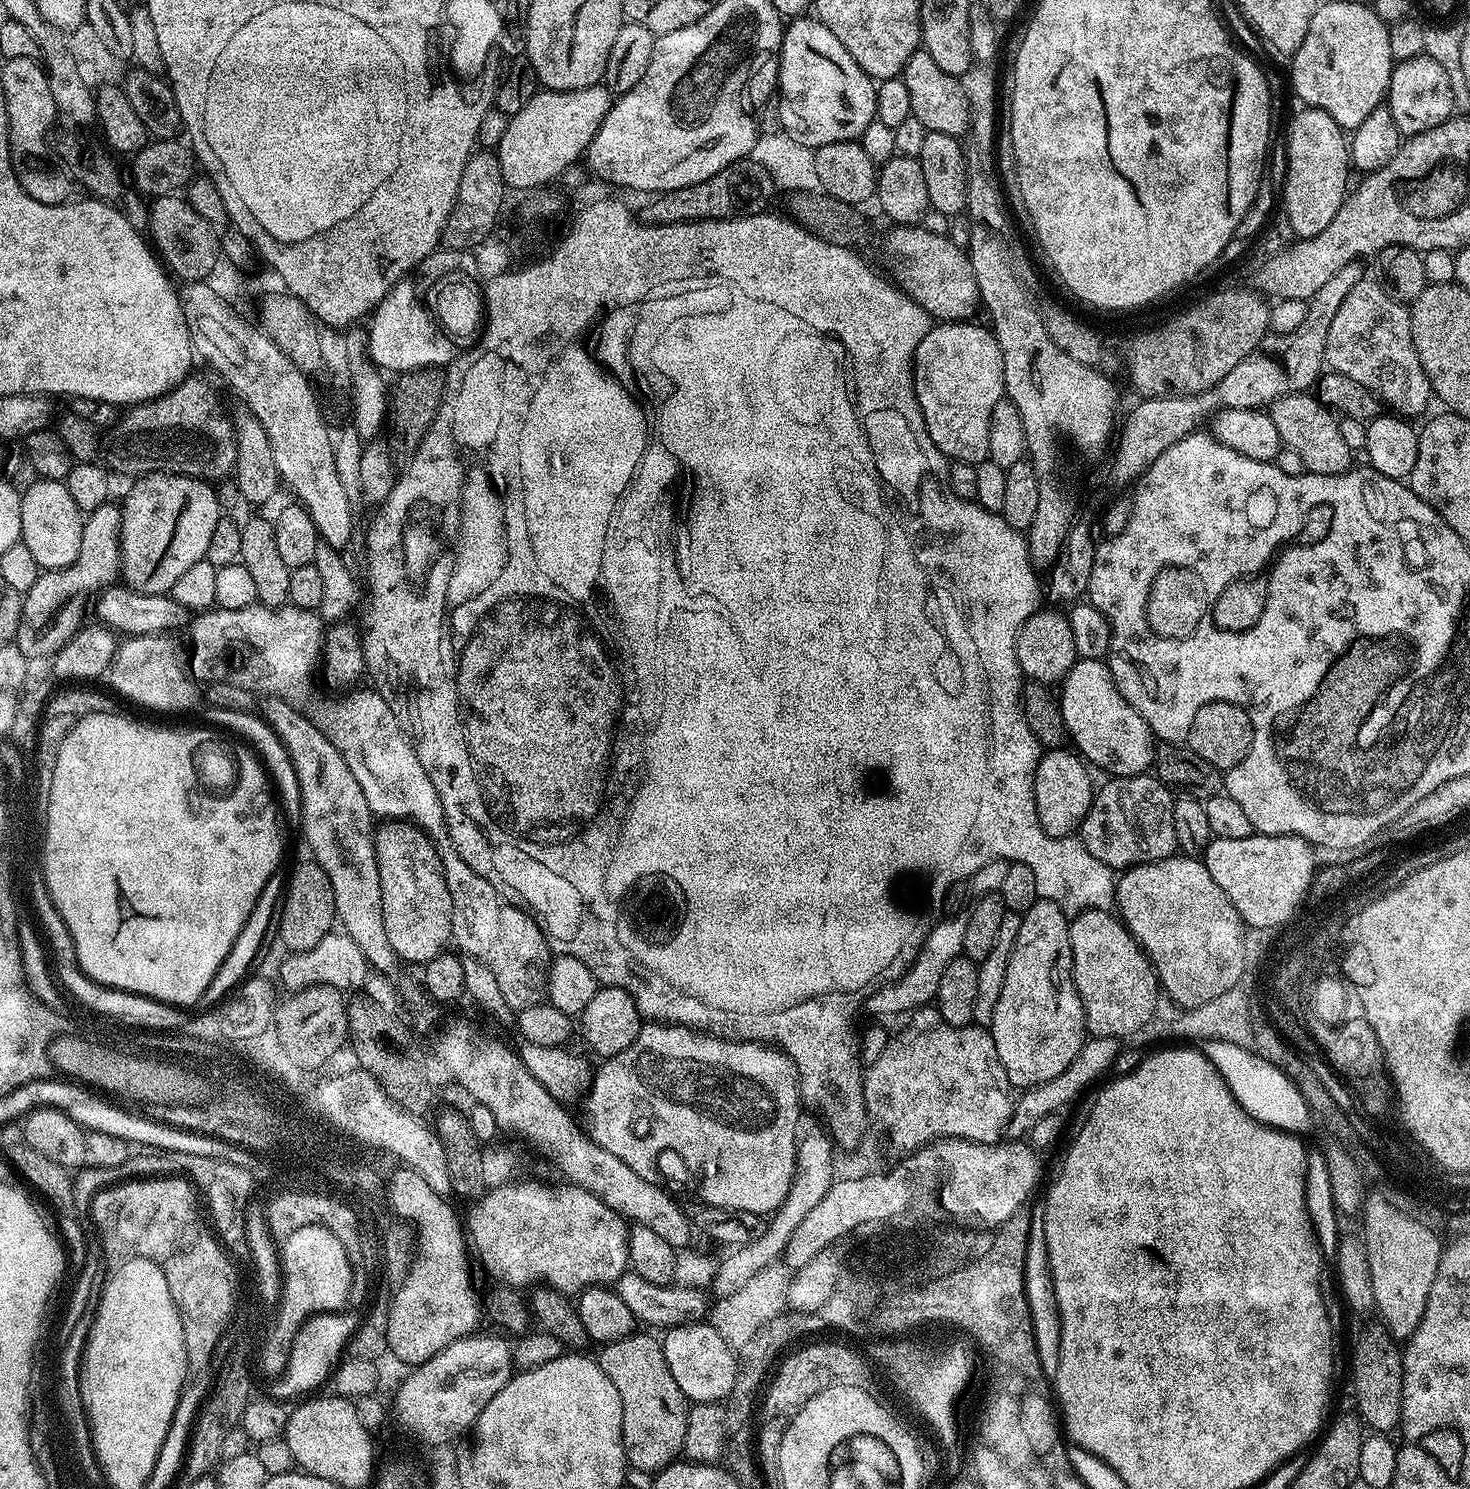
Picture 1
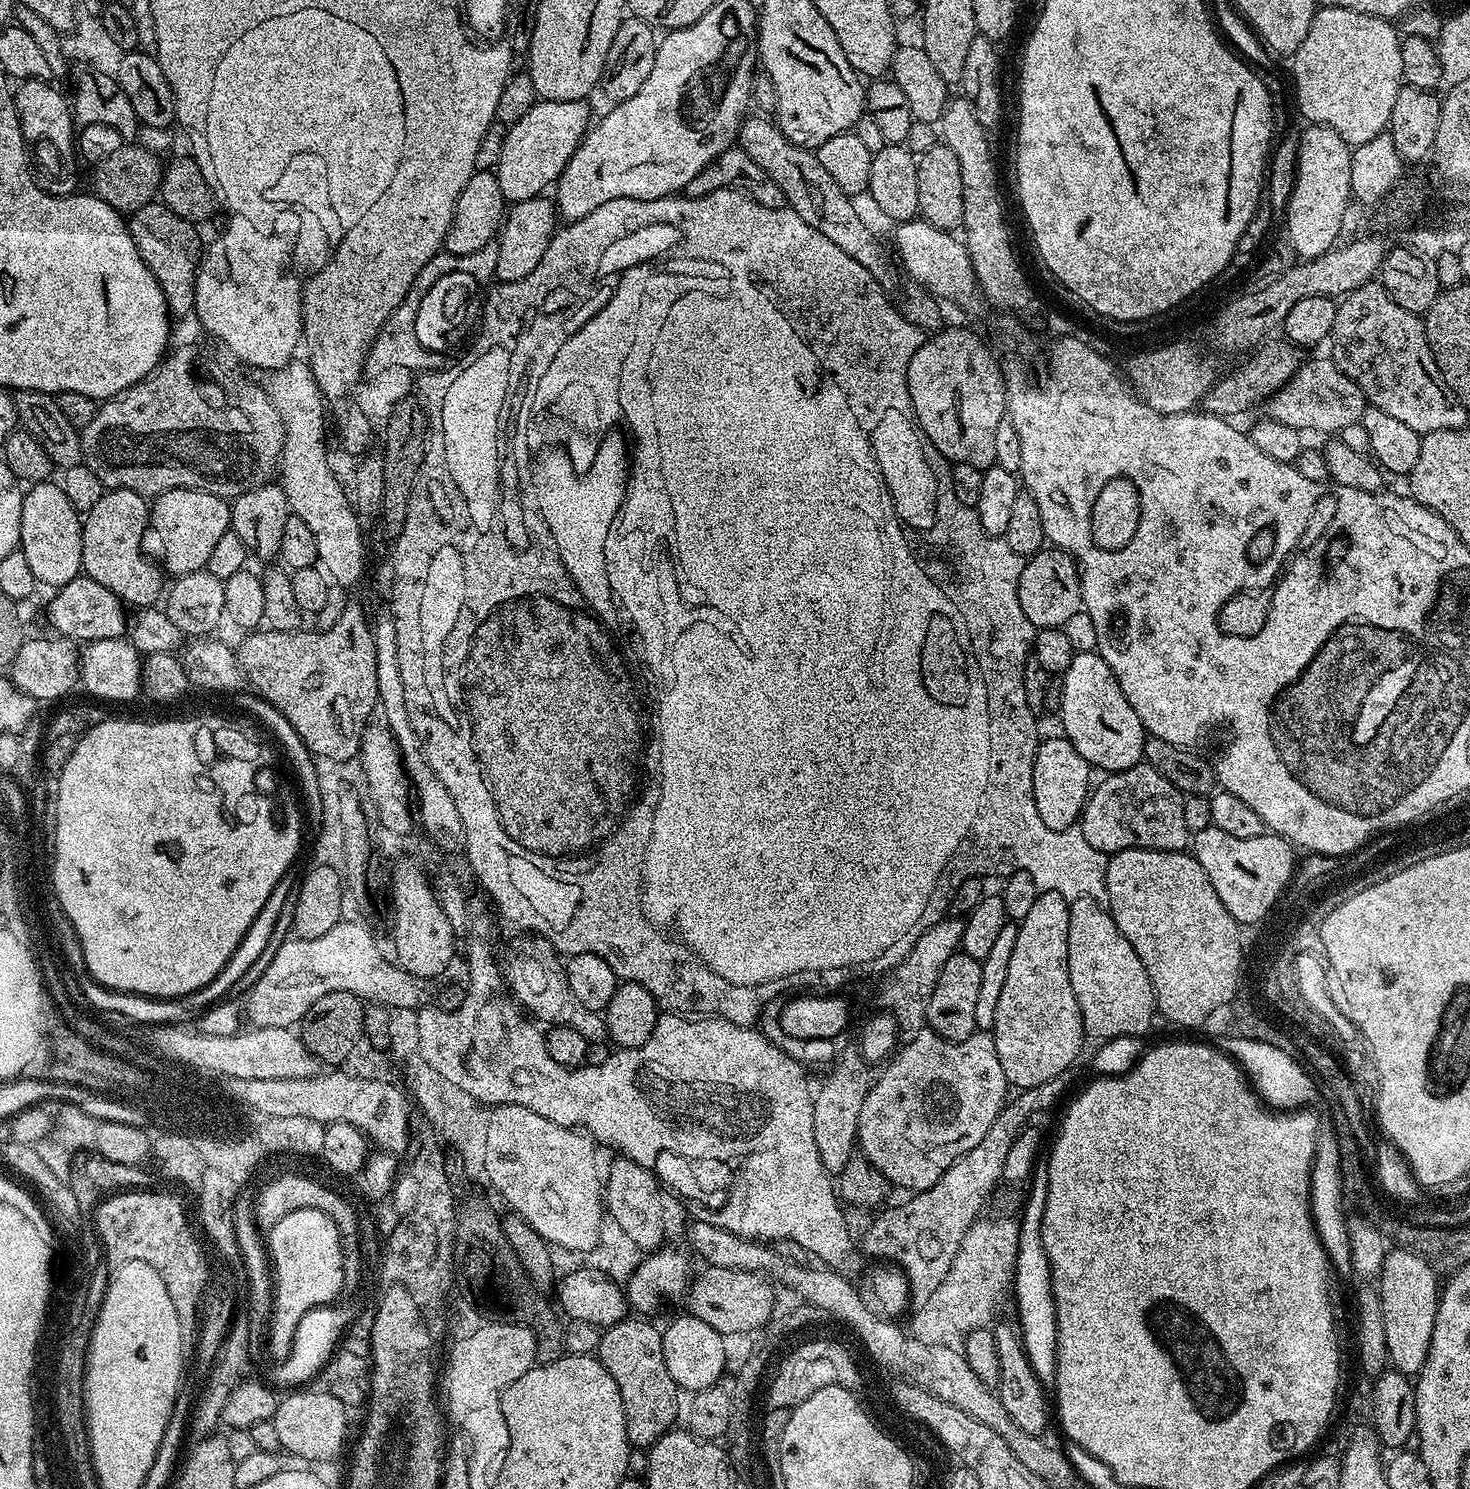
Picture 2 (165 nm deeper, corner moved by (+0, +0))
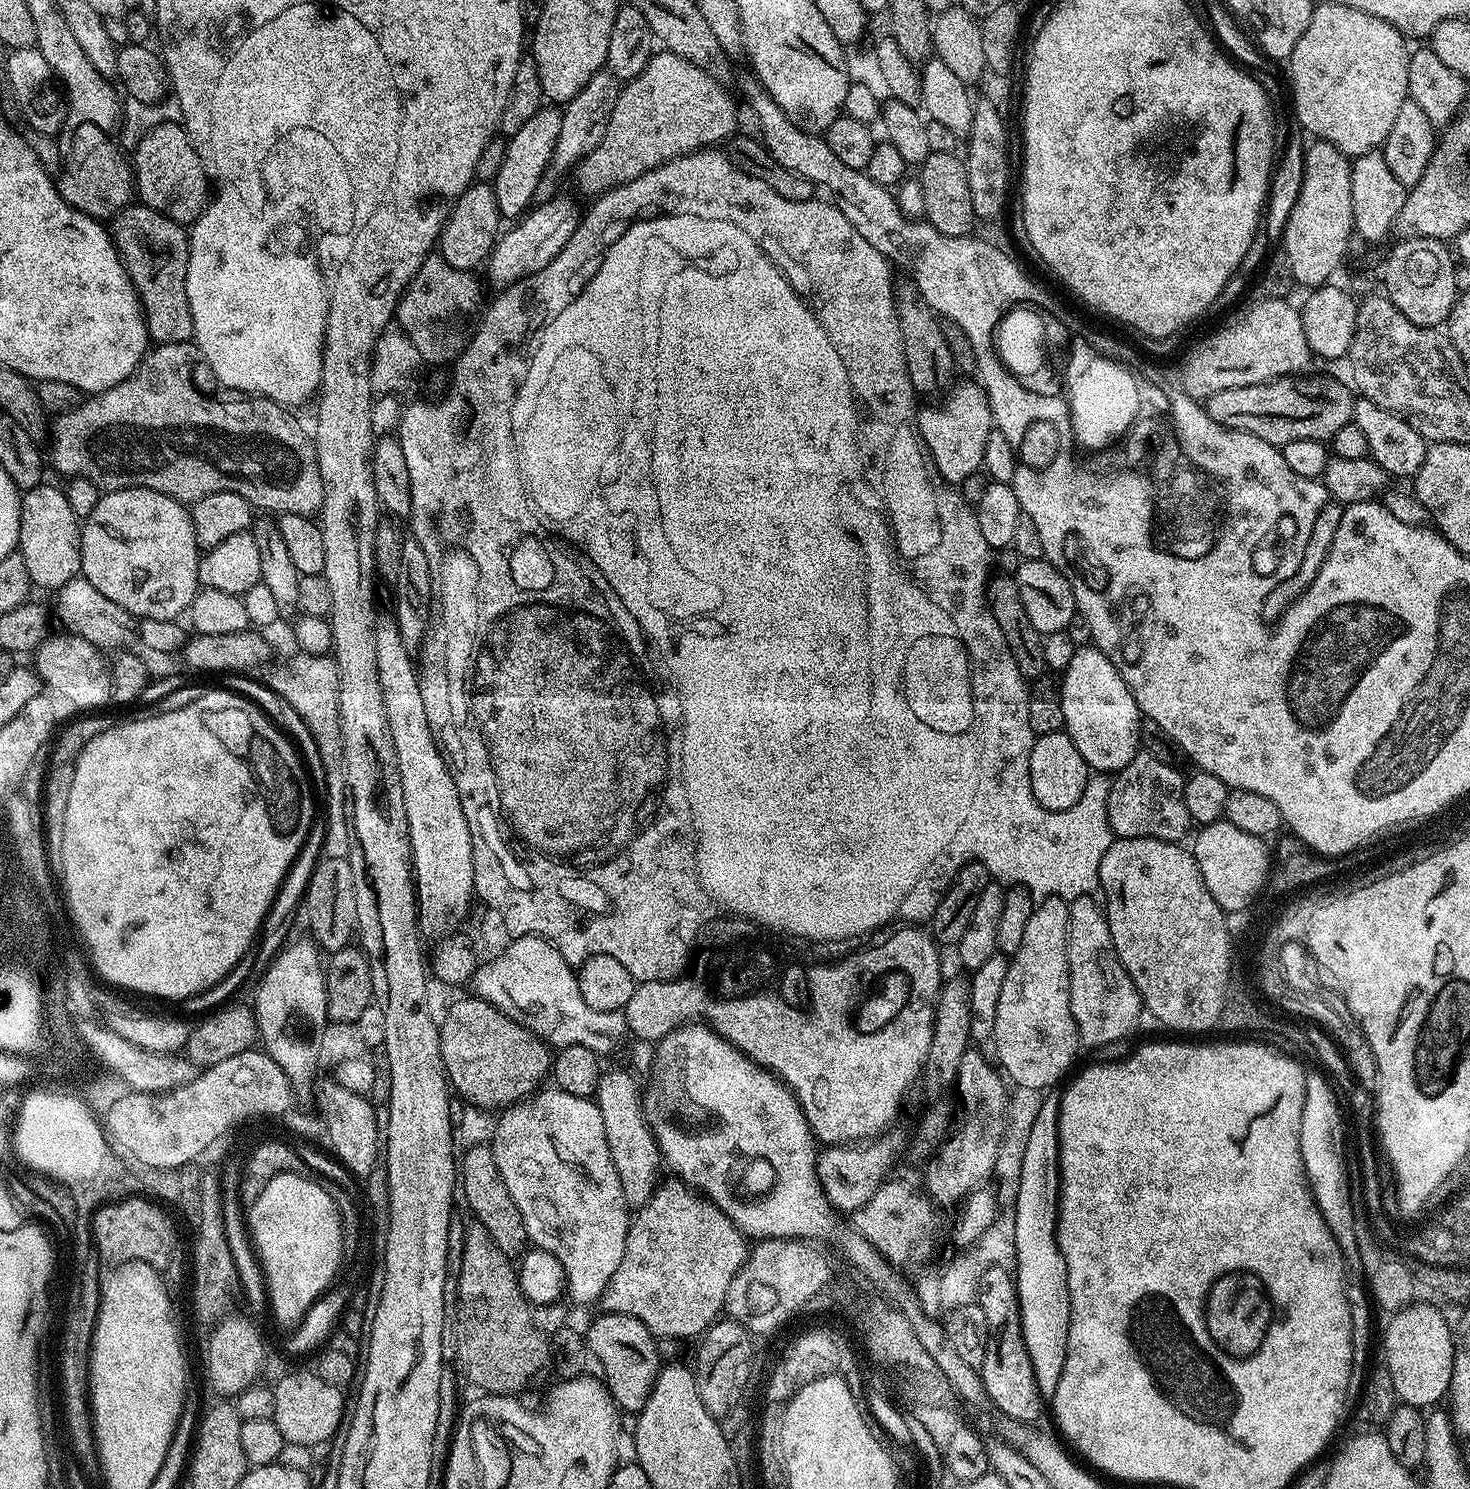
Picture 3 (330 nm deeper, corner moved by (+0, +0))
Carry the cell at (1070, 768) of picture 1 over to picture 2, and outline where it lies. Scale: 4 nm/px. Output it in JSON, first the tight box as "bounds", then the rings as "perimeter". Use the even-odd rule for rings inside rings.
{"bounds":[1034,734,1093,834],"perimeter":[[[1057,734],[1037,743],[1034,758],[1034,806],[1038,806],[1038,814],[1050,831],[1064,834],[1067,828],[1077,827],[1090,795],[1092,775],[1093,769],[1086,758],[1082,758],[1082,754],[1078,754],[1078,750],[1074,750],[1074,746],[1063,735]]]}

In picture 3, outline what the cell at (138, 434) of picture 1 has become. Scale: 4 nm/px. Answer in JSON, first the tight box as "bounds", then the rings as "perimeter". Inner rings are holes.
{"bounds":[50,342,324,516],"perimeter":[[[189,342],[186,344],[156,344],[155,347],[151,349],[145,355],[144,359],[140,361],[140,365],[136,367],[136,369],[131,372],[126,379],[122,382],[118,382],[118,386],[114,386],[113,388],[107,388],[105,392],[98,392],[92,395],[89,395],[87,399],[83,401],[82,404],[77,406],[72,412],[68,412],[64,415],[61,415],[59,419],[55,421],[54,431],[50,436],[50,445],[52,444],[52,460],[50,456],[50,464],[57,468],[60,472],[65,472],[65,477],[71,478],[73,476],[81,476],[82,478],[86,478],[90,482],[94,482],[94,486],[98,486],[104,492],[117,492],[118,490],[122,490],[123,488],[149,488],[150,490],[154,490],[158,494],[166,494],[170,498],[174,498],[175,500],[181,502],[195,502],[201,500],[202,498],[206,498],[210,494],[218,494],[219,492],[233,492],[234,494],[238,494],[242,498],[246,498],[249,504],[252,505],[253,509],[260,510],[260,508],[265,508],[265,513],[268,514],[283,514],[289,512],[290,514],[302,514],[303,516],[312,516],[313,514],[319,513],[320,507],[322,506],[322,502],[324,501],[324,487],[322,486],[322,474],[318,470],[318,458],[316,457],[316,446],[315,443],[310,439],[309,433],[308,436],[306,433],[300,429],[300,424],[295,420],[294,417],[291,416],[289,409],[285,407],[283,404],[276,404],[272,400],[267,400],[265,396],[258,396],[255,394],[244,394],[239,397],[240,401],[237,404],[227,404],[224,400],[215,400],[212,396],[203,396],[202,393],[196,389],[196,384],[192,381],[192,363],[198,360],[198,349],[195,343]]]}

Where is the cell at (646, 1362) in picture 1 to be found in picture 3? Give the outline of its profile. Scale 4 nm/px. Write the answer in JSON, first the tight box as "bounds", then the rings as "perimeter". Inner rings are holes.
{"bounds":[586,1312,662,1414],"perimeter":[[[604,1312],[589,1326],[586,1331],[586,1347],[591,1359],[600,1363],[602,1379],[608,1391],[616,1393],[624,1407],[633,1414],[638,1414],[646,1406],[652,1388],[656,1384],[656,1375],[662,1367],[660,1352],[656,1349],[657,1337],[638,1318],[630,1318],[626,1314]]]}

